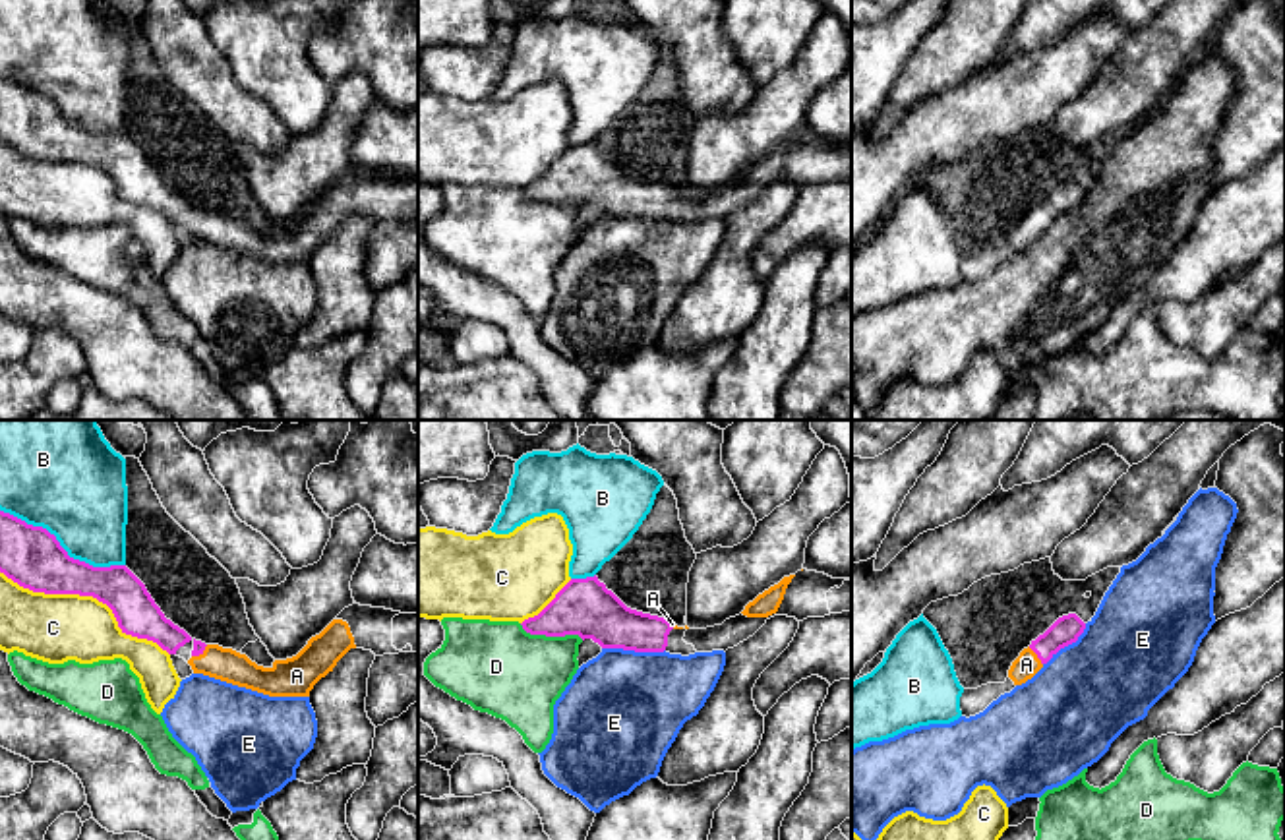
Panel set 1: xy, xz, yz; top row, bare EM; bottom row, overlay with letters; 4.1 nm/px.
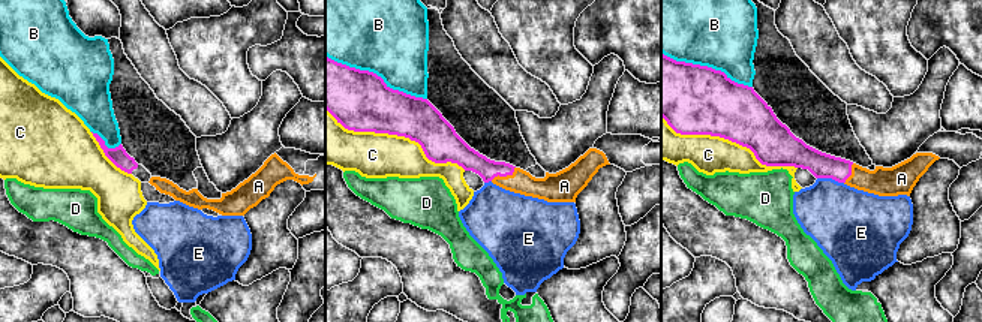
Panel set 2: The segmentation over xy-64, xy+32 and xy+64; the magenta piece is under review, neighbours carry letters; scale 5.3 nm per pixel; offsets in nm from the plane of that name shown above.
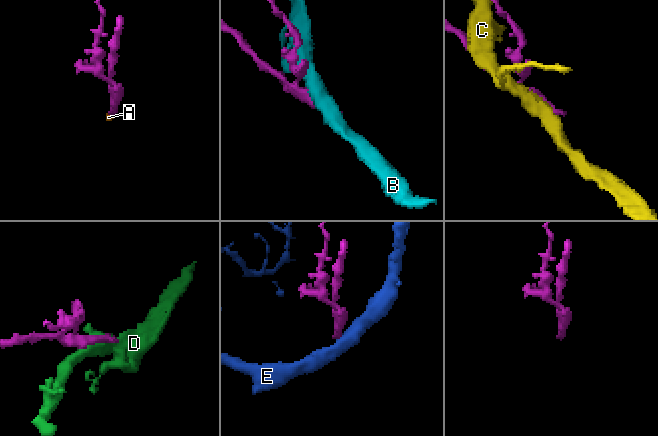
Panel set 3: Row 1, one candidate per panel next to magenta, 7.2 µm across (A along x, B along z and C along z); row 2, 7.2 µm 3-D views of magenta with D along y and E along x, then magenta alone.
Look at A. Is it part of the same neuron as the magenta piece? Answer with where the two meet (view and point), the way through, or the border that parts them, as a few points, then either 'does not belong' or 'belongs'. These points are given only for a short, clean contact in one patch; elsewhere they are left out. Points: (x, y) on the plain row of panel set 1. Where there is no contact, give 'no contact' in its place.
meets magenta in yz at (1038, 223); runs through yz (1067, 196), (1038, 223), (1026, 231); belongs

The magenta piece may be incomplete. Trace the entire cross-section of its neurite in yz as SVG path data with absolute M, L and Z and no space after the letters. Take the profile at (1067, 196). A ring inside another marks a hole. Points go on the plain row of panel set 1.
M1068 180L1059 184L1043 201L1039 201L1020 223L1012 228L1008 244L1014 252L1022 252L1031 246L1061 215L1078 207L1086 190Z

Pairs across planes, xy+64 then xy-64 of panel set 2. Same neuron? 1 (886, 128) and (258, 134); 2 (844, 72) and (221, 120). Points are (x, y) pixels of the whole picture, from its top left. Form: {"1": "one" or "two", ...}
{"1": "one", "2": "one"}

